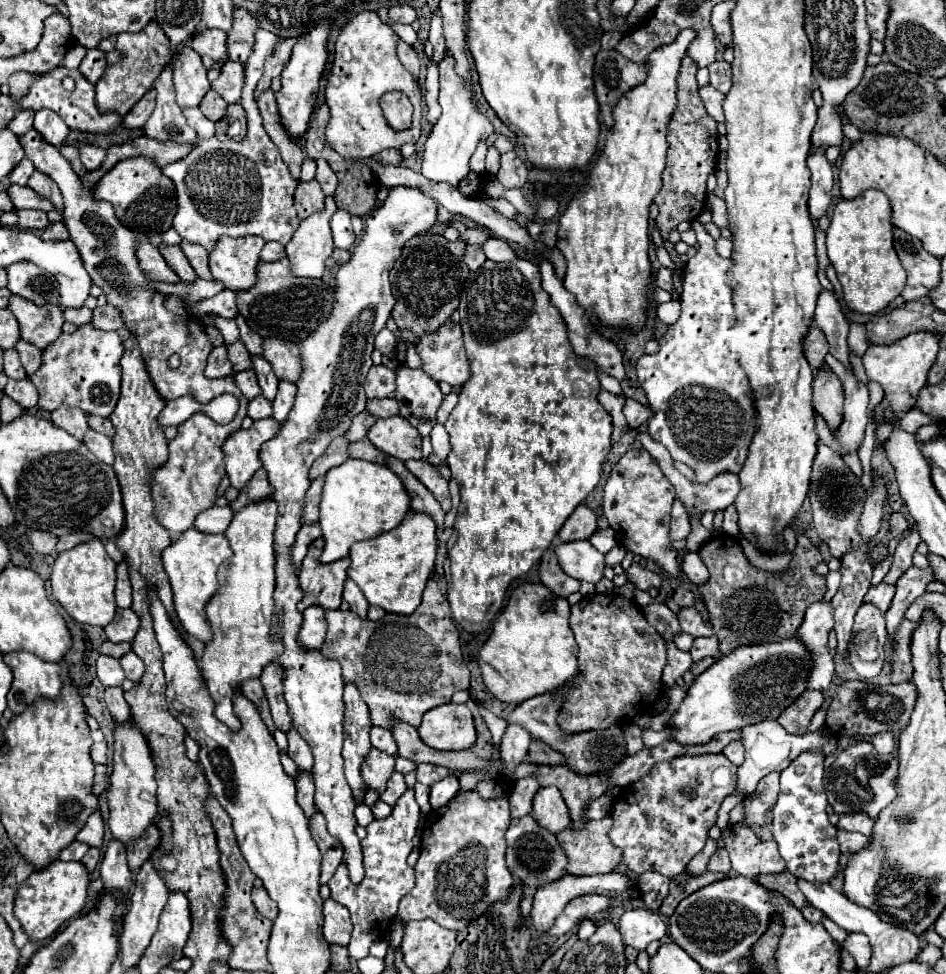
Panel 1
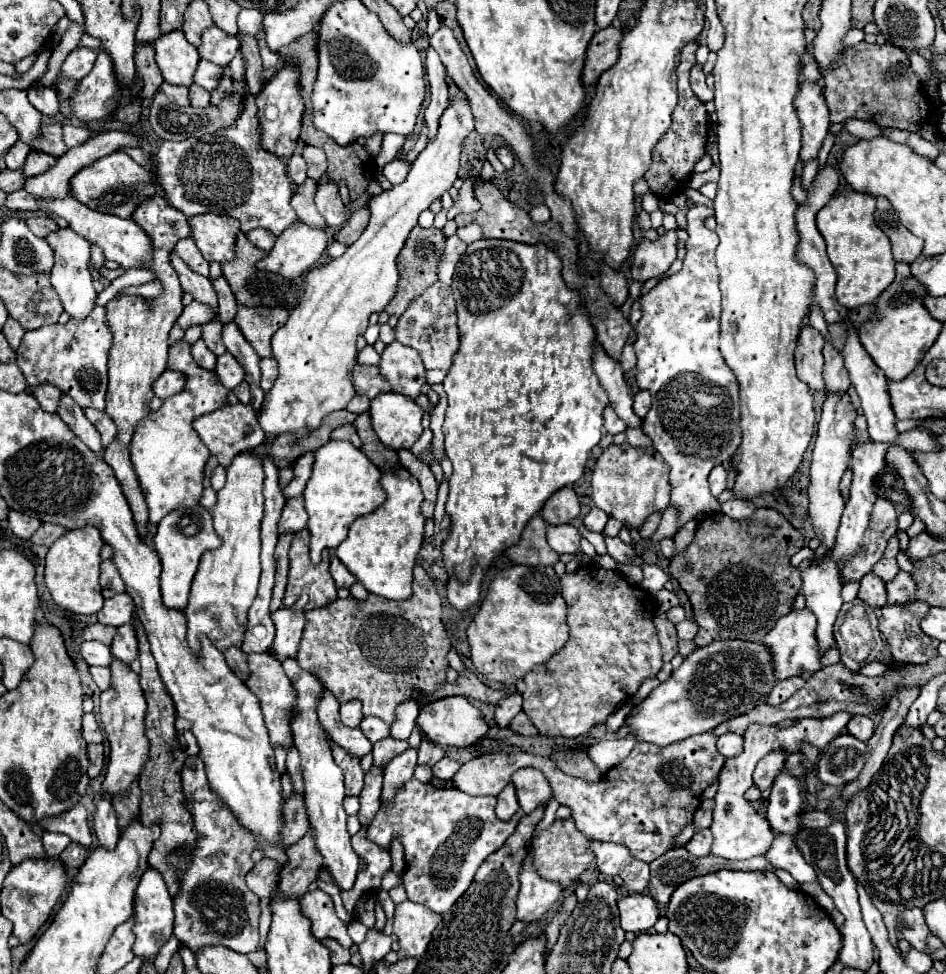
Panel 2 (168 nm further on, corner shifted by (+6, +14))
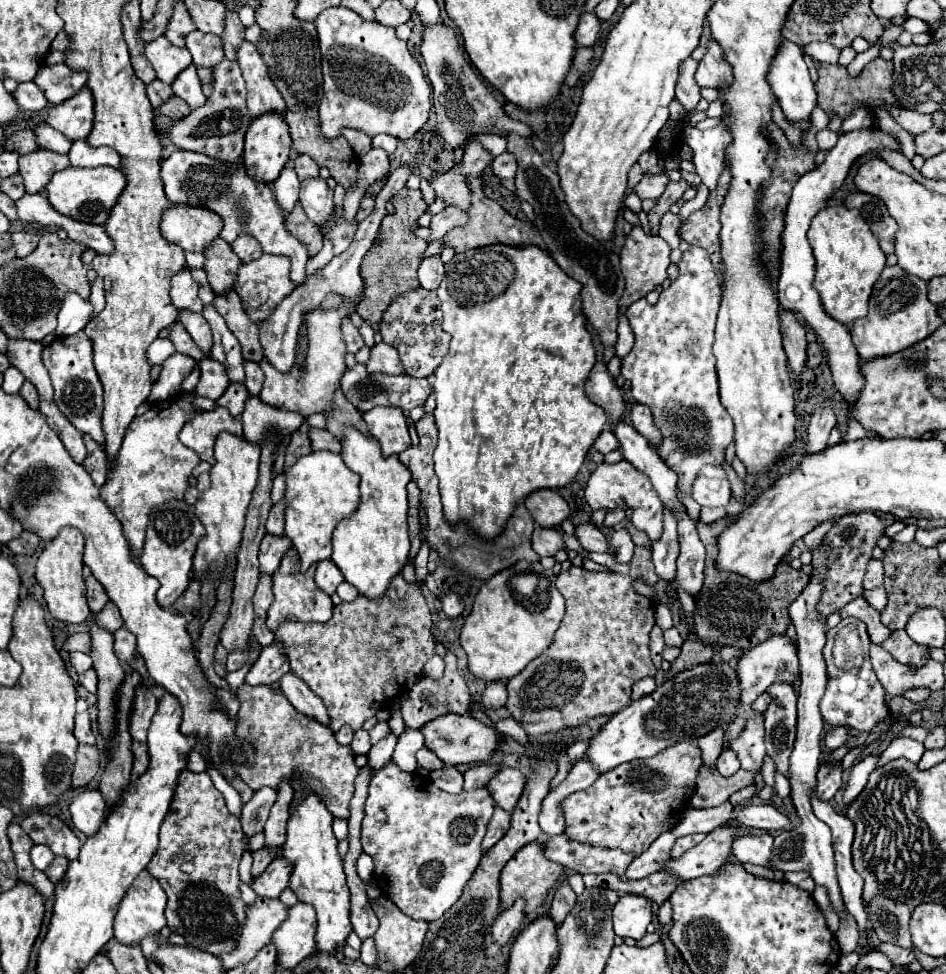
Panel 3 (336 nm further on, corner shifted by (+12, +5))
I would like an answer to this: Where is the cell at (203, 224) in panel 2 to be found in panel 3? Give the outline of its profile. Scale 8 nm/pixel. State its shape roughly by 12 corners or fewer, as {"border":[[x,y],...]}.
{"border":[[170,207],[162,235],[184,251],[206,253],[222,219],[202,207]]}

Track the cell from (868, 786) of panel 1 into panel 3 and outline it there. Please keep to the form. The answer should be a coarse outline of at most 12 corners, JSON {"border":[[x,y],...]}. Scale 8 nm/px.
{"border":[[842,763],[818,769],[818,797],[830,801],[842,787]]}

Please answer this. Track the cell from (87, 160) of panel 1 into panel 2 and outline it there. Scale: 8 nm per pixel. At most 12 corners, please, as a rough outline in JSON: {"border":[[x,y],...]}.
{"border":[[62,126],[64,144],[80,146],[90,138],[88,128]]}

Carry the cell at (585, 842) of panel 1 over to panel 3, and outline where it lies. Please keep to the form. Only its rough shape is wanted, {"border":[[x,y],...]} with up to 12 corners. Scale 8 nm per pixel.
{"border":[[524,845],[502,869],[500,899],[526,899],[532,915],[564,875],[542,855]]}

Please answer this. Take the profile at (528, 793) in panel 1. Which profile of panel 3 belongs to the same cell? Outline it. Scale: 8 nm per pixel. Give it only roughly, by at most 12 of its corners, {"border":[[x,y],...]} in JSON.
{"border":[[496,805],[482,849],[488,851],[510,829],[510,813]]}

